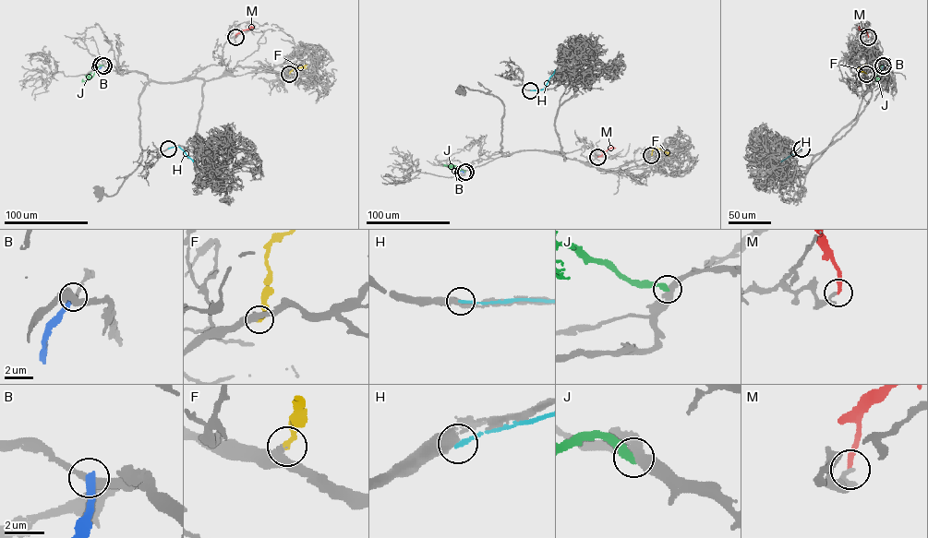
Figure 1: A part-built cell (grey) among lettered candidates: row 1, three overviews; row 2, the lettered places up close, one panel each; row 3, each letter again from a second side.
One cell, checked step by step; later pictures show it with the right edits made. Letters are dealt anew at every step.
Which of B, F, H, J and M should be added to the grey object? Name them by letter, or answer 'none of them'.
F

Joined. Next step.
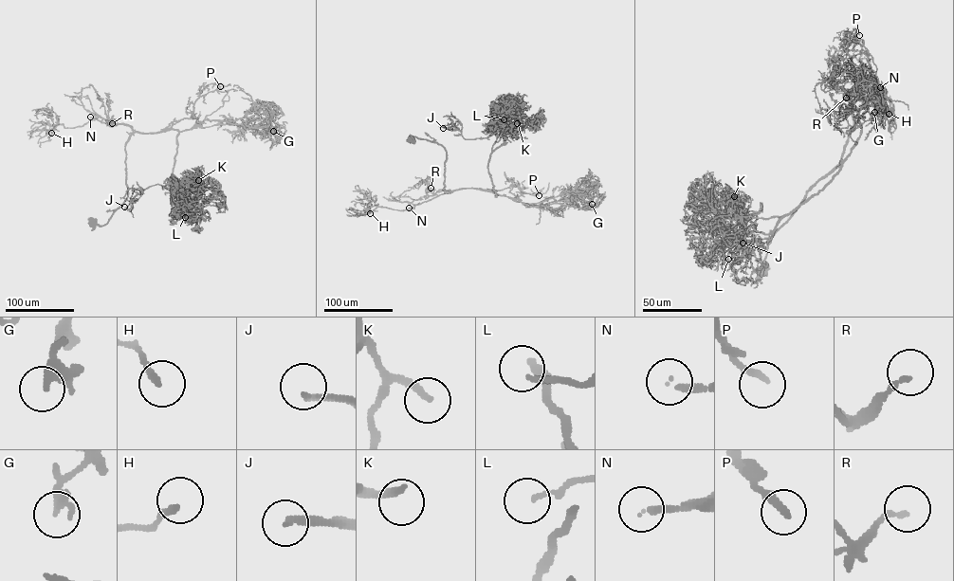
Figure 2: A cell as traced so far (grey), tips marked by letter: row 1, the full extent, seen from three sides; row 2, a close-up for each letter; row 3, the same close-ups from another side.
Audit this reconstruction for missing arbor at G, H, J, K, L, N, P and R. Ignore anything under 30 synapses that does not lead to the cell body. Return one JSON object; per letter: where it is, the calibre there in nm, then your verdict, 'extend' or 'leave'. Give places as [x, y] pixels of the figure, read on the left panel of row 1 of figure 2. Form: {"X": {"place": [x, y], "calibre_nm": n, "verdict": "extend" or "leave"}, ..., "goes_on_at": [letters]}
{"G": {"place": [273, 131], "calibre_nm": 200, "verdict": "leave"}, "H": {"place": [51, 133], "calibre_nm": 220, "verdict": "leave"}, "J": {"place": [124, 207], "calibre_nm": 190, "verdict": "extend"}, "K": {"place": [198, 180], "calibre_nm": 240, "verdict": "leave"}, "L": {"place": [185, 217], "calibre_nm": 140, "verdict": "leave"}, "N": {"place": [90, 117], "calibre_nm": 200, "verdict": "extend"}, "P": {"place": [220, 86], "calibre_nm": 240, "verdict": "leave"}, "R": {"place": [112, 123], "calibre_nm": 160, "verdict": "leave"}, "goes_on_at": ["J", "N"]}

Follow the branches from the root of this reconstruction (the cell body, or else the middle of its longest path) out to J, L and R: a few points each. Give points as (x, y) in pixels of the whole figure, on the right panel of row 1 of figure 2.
J: (760, 270), (838, 164), (855, 110), (840, 171), (768, 233), (746, 214), (761, 203), (743, 243)
L: (760, 270), (770, 238), (838, 164), (853, 108), (861, 134), (840, 171), (768, 238), (740, 241), (728, 259)
R: (760, 270), (761, 274), (770, 238), (806, 193), (841, 159), (853, 128), (851, 110), (858, 99), (846, 98)

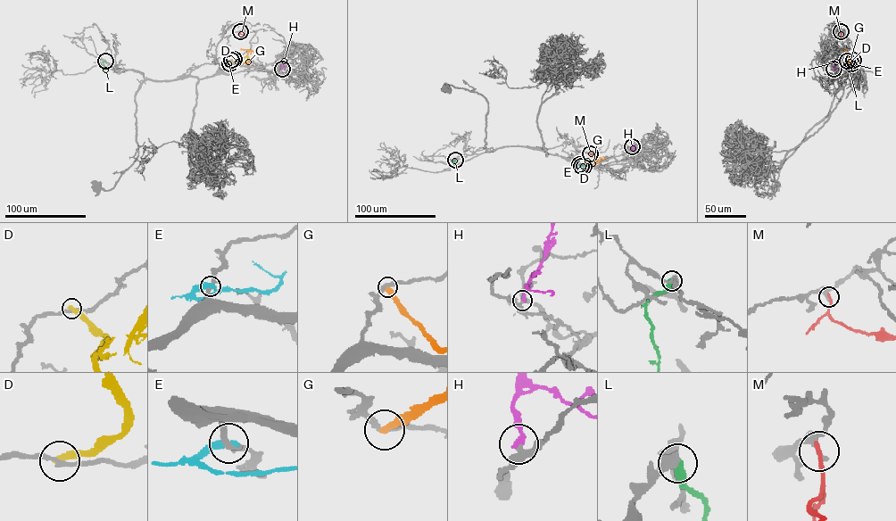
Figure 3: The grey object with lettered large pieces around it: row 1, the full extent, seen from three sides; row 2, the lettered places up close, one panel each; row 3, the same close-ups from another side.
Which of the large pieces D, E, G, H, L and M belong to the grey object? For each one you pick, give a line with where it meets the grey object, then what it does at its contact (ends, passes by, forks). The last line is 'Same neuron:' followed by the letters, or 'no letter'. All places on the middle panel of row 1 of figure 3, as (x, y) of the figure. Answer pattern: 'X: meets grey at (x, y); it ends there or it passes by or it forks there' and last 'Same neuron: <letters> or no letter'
H: meets grey at (632, 146); it ends there
Same neuron: H

